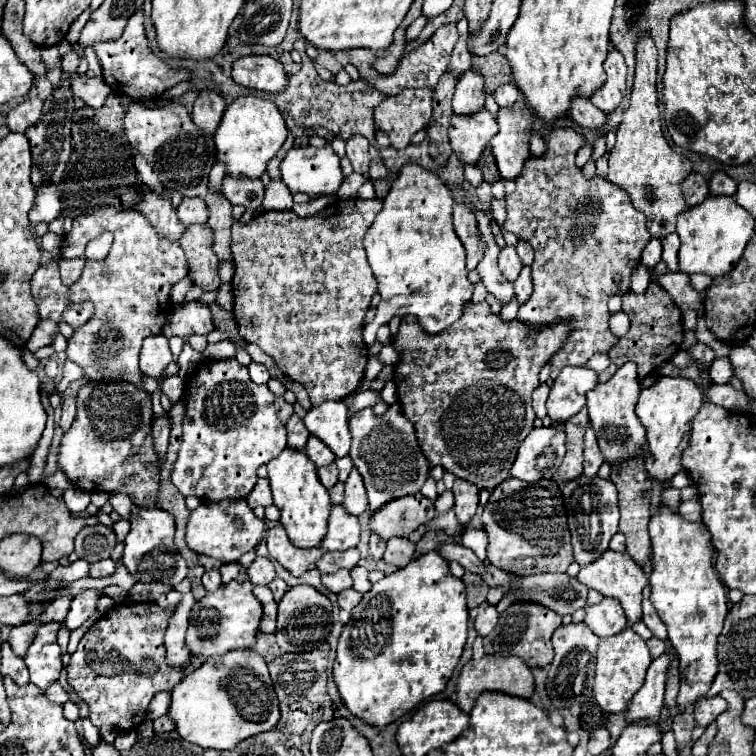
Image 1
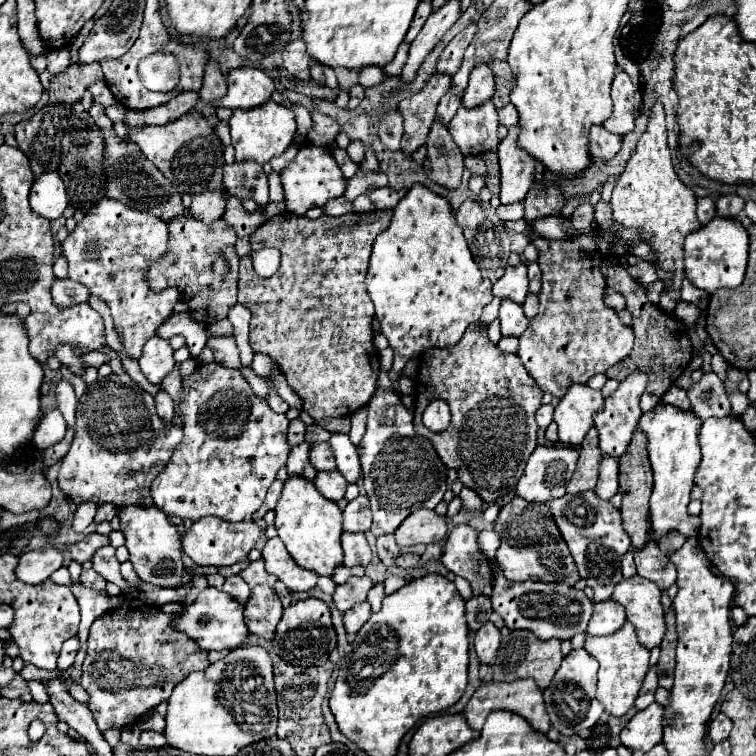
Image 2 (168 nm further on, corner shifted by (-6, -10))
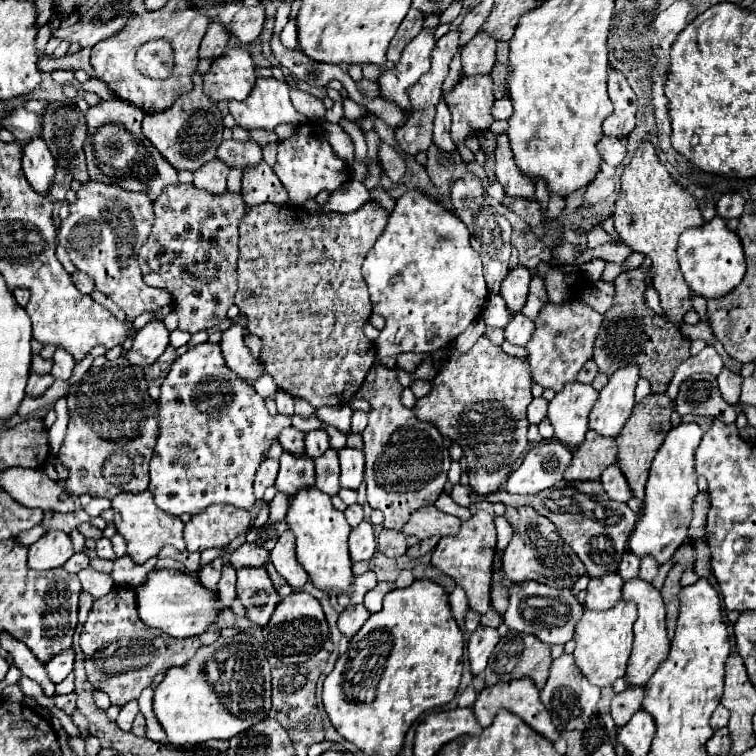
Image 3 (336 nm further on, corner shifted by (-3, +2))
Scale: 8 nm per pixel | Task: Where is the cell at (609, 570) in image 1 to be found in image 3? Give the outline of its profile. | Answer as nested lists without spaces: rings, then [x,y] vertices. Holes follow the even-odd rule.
[[[631,578],[623,584],[623,600],[635,602],[637,606],[637,620],[633,626],[635,632],[635,642],[633,642],[633,652],[631,652],[631,662],[627,668],[627,680],[631,686],[645,686],[647,680],[655,674],[655,668],[663,664],[669,652],[669,642],[667,642],[667,630],[665,630],[665,606],[663,598],[659,596],[659,590],[641,578]]]

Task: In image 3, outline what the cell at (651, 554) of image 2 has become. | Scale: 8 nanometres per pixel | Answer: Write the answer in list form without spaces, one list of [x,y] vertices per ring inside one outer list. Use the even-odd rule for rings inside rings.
[[[643,556],[641,558],[641,568],[639,568],[639,576],[647,582],[651,582],[659,572],[659,566],[655,564],[655,560],[651,560],[651,556]]]

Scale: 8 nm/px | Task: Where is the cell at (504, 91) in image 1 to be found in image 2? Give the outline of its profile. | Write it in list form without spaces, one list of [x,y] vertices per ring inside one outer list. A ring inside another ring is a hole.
[[[512,104],[504,106],[502,110],[498,110],[498,118],[500,118],[500,124],[504,124],[506,128],[518,124],[518,112],[516,112],[516,108]]]

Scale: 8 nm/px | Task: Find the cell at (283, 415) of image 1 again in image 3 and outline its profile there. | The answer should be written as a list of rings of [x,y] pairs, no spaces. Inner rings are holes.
[[[293,426],[285,428],[285,430],[279,434],[279,442],[281,442],[283,450],[287,450],[287,452],[291,452],[291,454],[305,454],[305,450],[303,450],[303,438],[305,438],[305,434],[299,432],[299,430],[293,428]]]

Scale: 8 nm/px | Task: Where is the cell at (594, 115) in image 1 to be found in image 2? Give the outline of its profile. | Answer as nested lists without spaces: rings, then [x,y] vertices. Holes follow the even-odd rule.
[[[594,126],[590,130],[590,152],[592,152],[592,158],[598,162],[612,160],[618,154],[620,144],[622,144],[622,138],[606,132],[602,126]]]

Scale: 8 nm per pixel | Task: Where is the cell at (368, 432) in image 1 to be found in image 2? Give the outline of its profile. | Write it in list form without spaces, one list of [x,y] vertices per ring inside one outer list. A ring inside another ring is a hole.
[[[378,388],[368,402],[366,434],[358,446],[362,462],[364,490],[370,498],[374,522],[372,534],[394,534],[404,518],[408,518],[418,508],[436,508],[448,490],[446,472],[434,444],[416,434],[412,426],[412,412],[400,402],[394,390]]]

